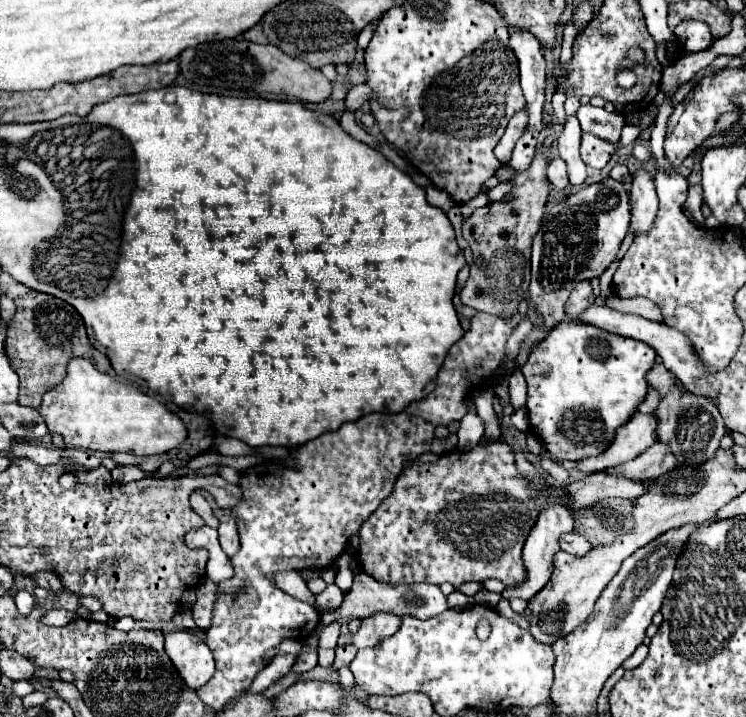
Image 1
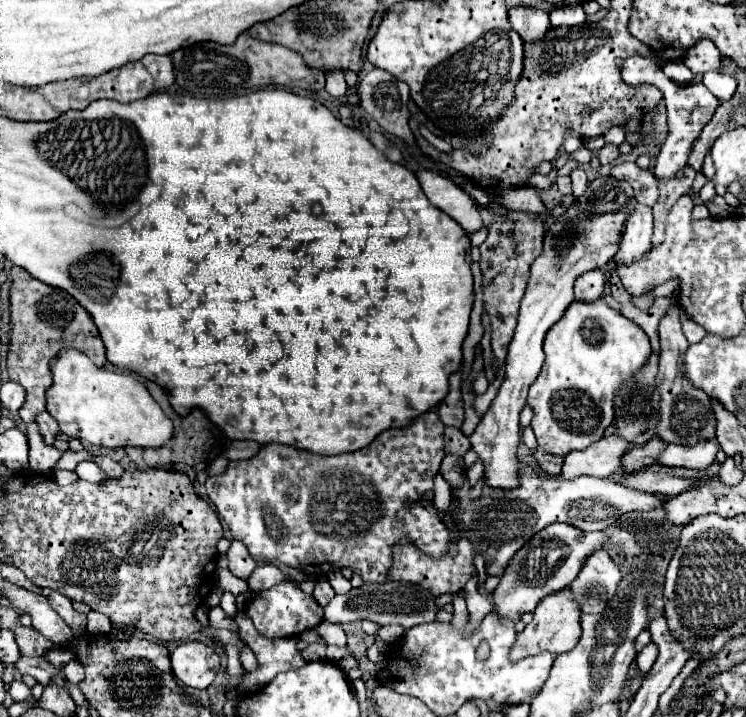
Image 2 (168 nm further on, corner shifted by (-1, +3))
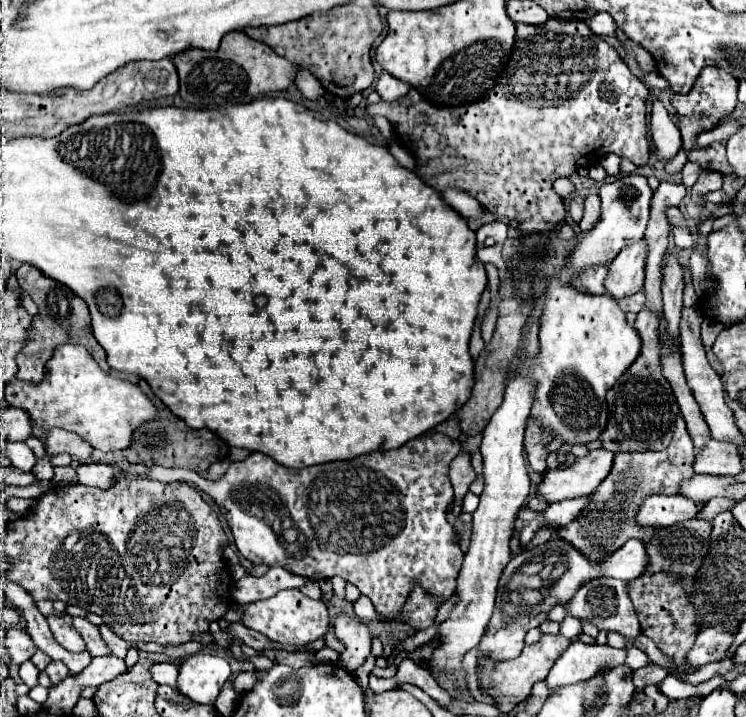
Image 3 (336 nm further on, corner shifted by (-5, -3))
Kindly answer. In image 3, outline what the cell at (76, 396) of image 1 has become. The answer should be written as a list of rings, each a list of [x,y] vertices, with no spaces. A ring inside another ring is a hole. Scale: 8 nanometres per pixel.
[[[77,344],[57,346],[47,362],[45,378],[39,384],[13,378],[5,388],[5,394],[9,404],[27,410],[33,424],[43,430],[71,430],[103,452],[125,450],[131,442],[133,430],[157,416],[153,402],[137,384],[105,374],[91,354]]]

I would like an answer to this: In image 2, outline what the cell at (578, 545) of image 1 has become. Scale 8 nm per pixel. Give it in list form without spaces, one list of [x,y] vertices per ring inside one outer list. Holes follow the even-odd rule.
[[[597,550],[585,560],[585,566],[571,584],[581,612],[603,612],[621,580],[621,570],[605,550]]]

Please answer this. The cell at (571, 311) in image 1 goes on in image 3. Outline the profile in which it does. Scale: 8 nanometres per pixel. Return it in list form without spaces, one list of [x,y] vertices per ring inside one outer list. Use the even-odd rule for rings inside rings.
[[[589,266],[589,270],[583,270],[581,274],[577,274],[577,278],[573,278],[571,286],[587,294],[605,294],[605,274],[607,266]]]

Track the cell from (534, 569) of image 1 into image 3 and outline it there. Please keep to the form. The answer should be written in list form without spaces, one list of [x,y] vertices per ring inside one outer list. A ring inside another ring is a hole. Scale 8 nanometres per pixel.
[[[553,536],[547,544],[541,544],[533,550],[527,548],[525,552],[511,558],[511,562],[507,564],[499,580],[497,604],[487,624],[485,636],[477,646],[477,652],[479,652],[477,660],[483,662],[491,658],[495,662],[501,662],[501,660],[517,658],[523,650],[523,638],[527,630],[537,628],[541,622],[545,622],[549,610],[555,604],[569,602],[583,582],[589,582],[591,578],[597,578],[597,576],[635,580],[645,572],[647,564],[649,564],[649,558],[645,554],[645,544],[641,540],[629,540],[623,548],[619,548],[613,556],[605,558],[603,562],[587,560],[583,554],[579,554],[571,544],[567,544],[559,536]]]

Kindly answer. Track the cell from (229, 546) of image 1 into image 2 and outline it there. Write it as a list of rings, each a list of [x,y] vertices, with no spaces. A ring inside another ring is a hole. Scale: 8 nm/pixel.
[[[231,540],[231,548],[227,550],[227,564],[229,564],[231,572],[243,580],[247,580],[249,574],[253,572],[253,568],[257,566],[255,560],[251,558],[251,554],[247,552],[247,548],[243,546],[243,542],[239,542],[239,540]]]

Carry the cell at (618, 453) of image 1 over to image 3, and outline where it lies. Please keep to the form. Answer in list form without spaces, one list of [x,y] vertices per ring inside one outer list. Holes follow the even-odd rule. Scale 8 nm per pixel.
[[[589,450],[585,456],[575,458],[567,470],[549,470],[537,488],[537,496],[549,504],[587,496],[607,478],[611,466],[613,452]]]

